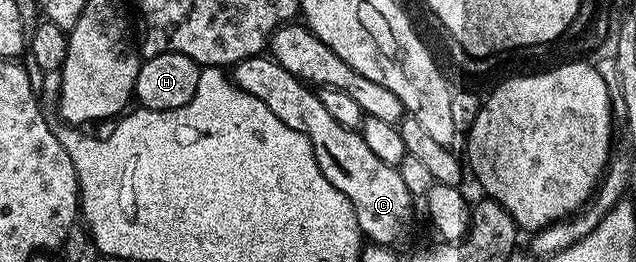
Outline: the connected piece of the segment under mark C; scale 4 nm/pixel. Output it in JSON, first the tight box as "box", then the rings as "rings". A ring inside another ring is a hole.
{"box":[231,55,412,246],"rings":[[[267,55],[251,56],[245,60],[240,60],[231,69],[231,83],[243,90],[245,96],[258,98],[270,110],[273,120],[281,120],[290,130],[298,130],[310,142],[314,150],[314,158],[318,162],[318,170],[346,198],[350,198],[350,206],[354,206],[354,214],[358,218],[363,239],[374,244],[385,246],[396,246],[399,240],[404,240],[408,236],[408,231],[412,228],[412,192],[408,189],[408,184],[404,181],[401,169],[394,164],[382,162],[382,158],[376,157],[370,151],[370,146],[360,137],[359,131],[354,128],[342,126],[338,118],[330,115],[330,110],[322,106],[319,95],[304,81],[299,80],[294,74],[290,74],[282,65]]]}

